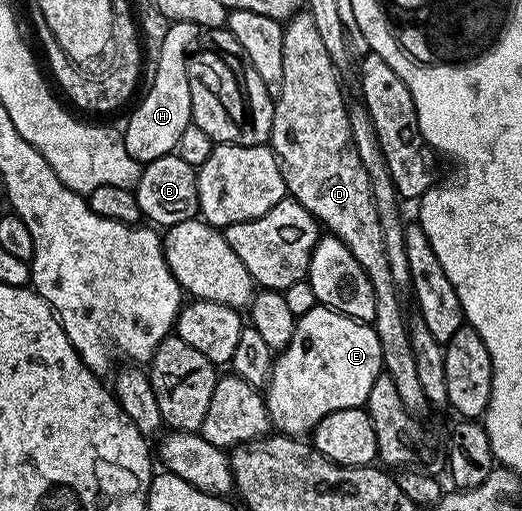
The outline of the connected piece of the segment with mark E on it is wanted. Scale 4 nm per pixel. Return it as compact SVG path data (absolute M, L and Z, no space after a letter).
M324 306L307 310L307 314L297 317L297 329L291 334L291 342L276 353L273 361L273 373L269 375L263 396L272 427L287 436L304 437L312 433L313 427L327 418L327 414L362 407L367 394L371 394L371 386L375 386L375 378L382 372L381 347L372 323L352 320L350 316Z

